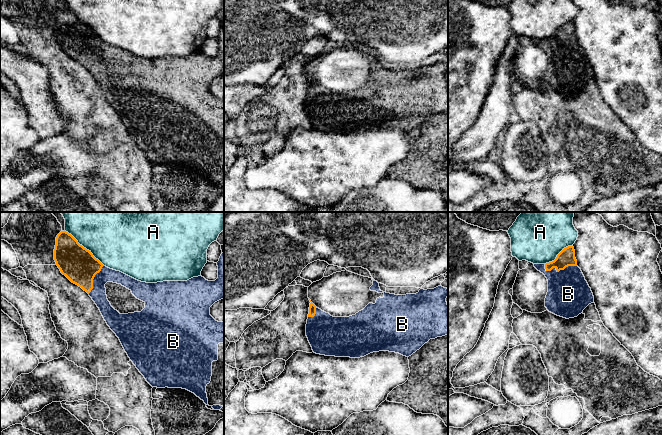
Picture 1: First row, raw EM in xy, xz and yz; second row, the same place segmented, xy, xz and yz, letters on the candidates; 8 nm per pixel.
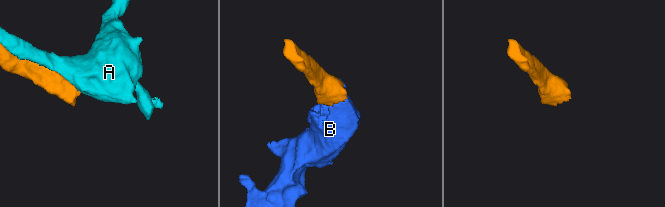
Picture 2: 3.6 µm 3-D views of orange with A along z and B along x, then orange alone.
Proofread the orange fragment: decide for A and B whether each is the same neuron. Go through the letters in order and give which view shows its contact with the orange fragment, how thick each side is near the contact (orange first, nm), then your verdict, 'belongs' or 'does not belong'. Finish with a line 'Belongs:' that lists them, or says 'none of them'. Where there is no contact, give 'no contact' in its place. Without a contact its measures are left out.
A: xy | 280/360 nm | does not belong
B: yz | 140/340 nm | belongs
Belongs: B

